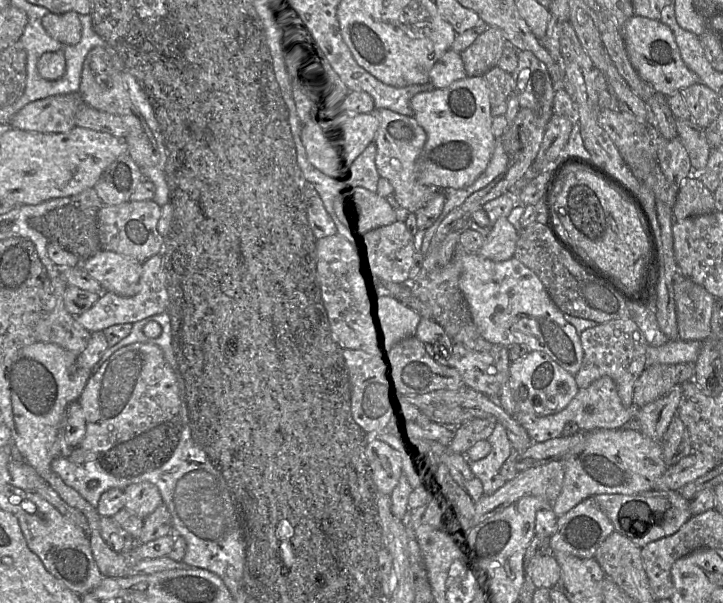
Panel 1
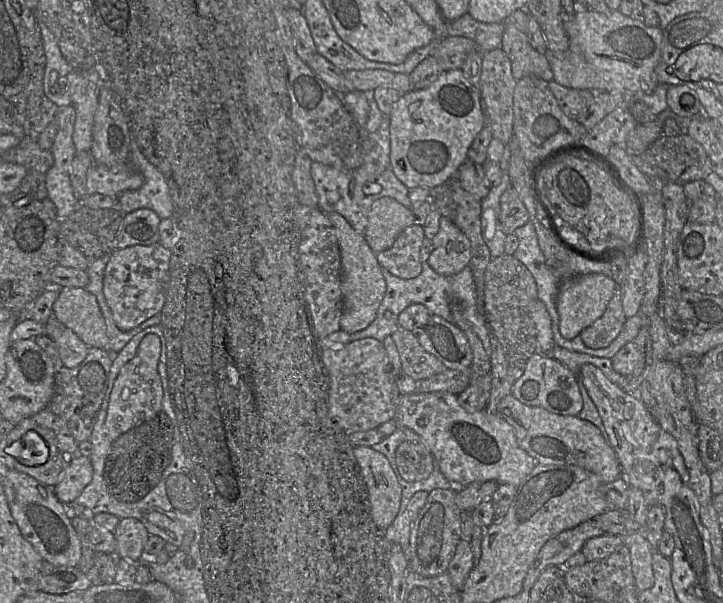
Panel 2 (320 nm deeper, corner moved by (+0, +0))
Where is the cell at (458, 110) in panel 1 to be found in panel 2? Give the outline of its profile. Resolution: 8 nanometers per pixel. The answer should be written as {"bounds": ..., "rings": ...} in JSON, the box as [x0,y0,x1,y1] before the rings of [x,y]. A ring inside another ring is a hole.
{"bounds":[389,69,485,189],"rings":[[[461,69],[444,71],[429,87],[402,93],[389,114],[390,120],[390,164],[396,177],[409,189],[416,187],[434,188],[457,174],[460,165],[468,158],[468,150],[476,135],[485,125],[483,101],[478,87],[473,85]]]}

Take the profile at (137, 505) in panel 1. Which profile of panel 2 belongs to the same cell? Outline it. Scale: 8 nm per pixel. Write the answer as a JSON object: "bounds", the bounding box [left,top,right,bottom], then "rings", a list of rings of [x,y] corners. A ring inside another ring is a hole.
{"bounds":[114,518,149,564],"rings":[[[136,518],[120,519],[114,530],[116,557],[137,564],[145,556],[145,544],[149,535],[144,524]]]}

